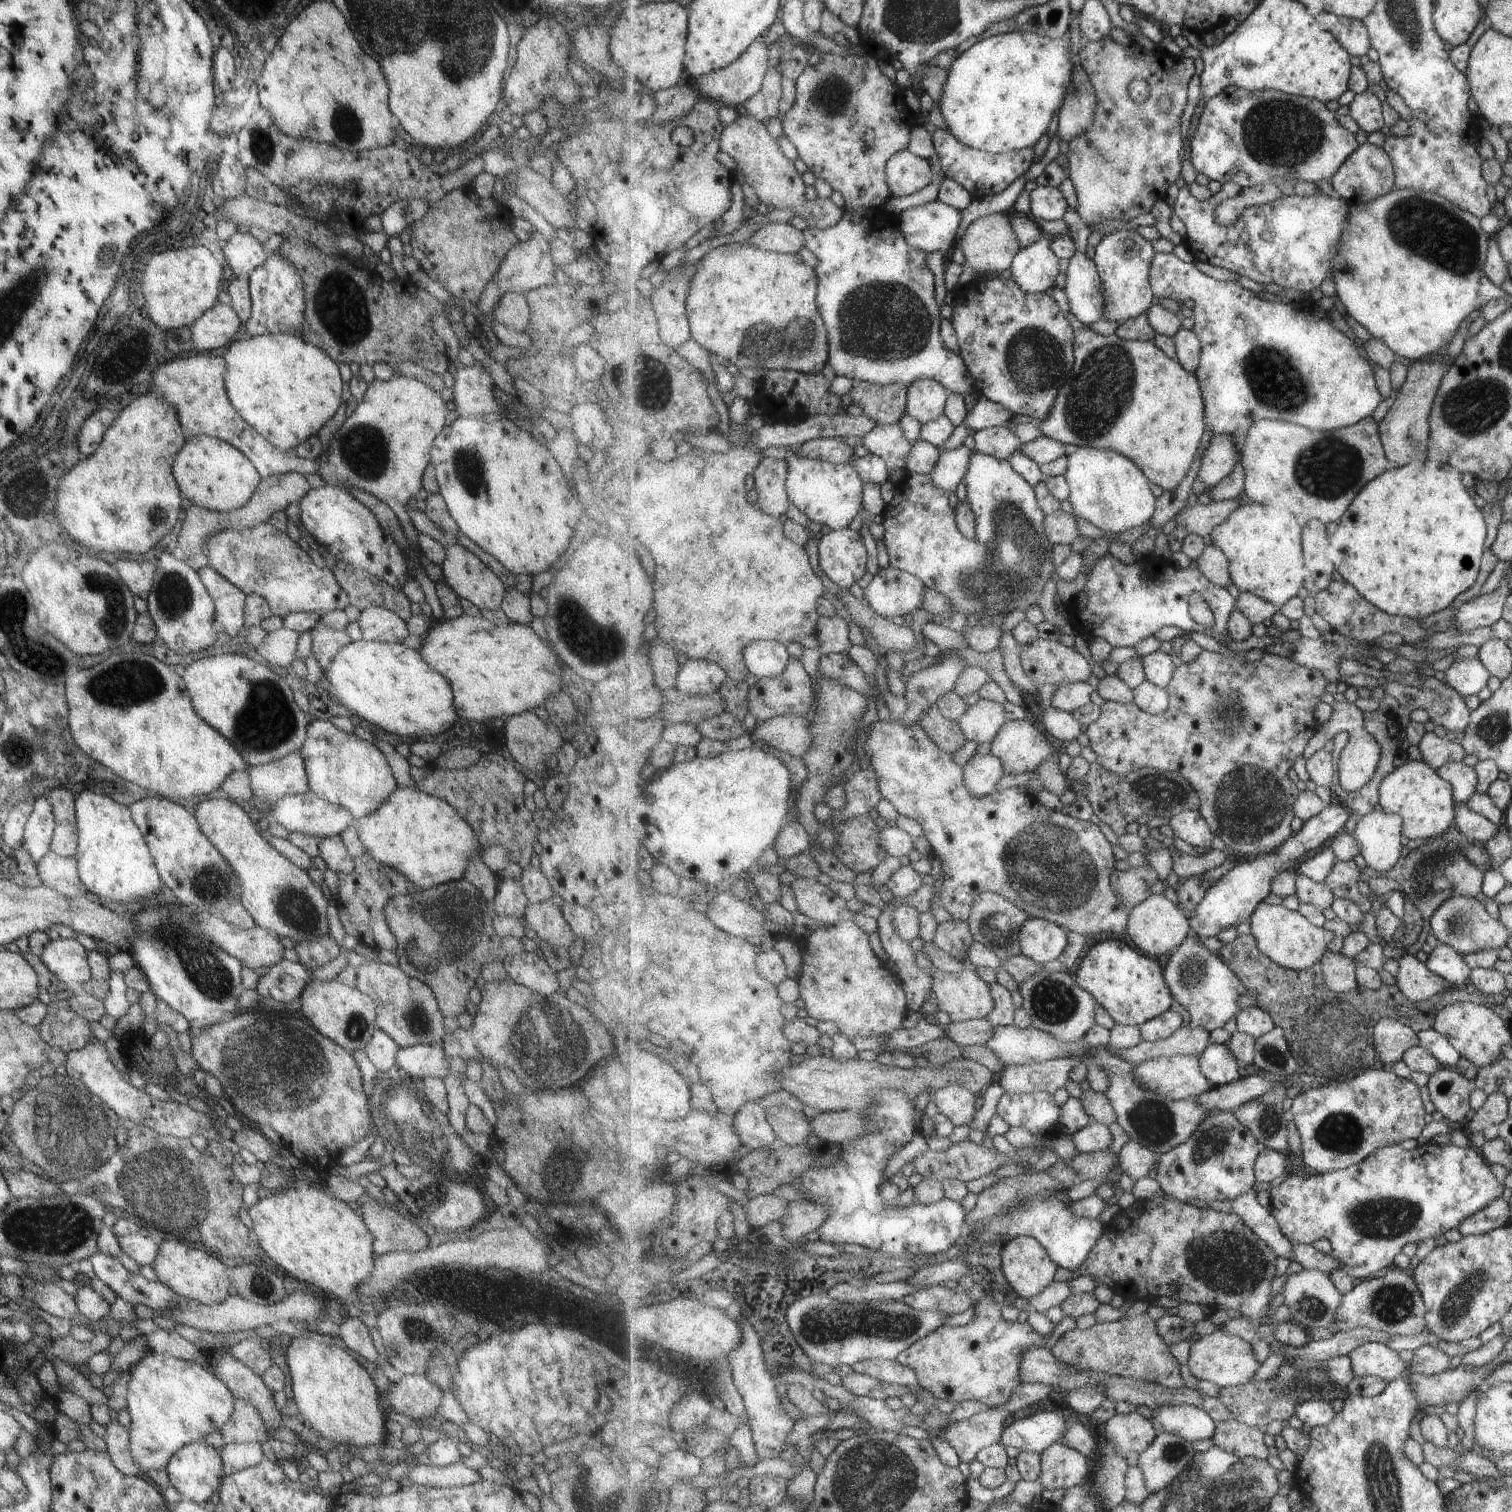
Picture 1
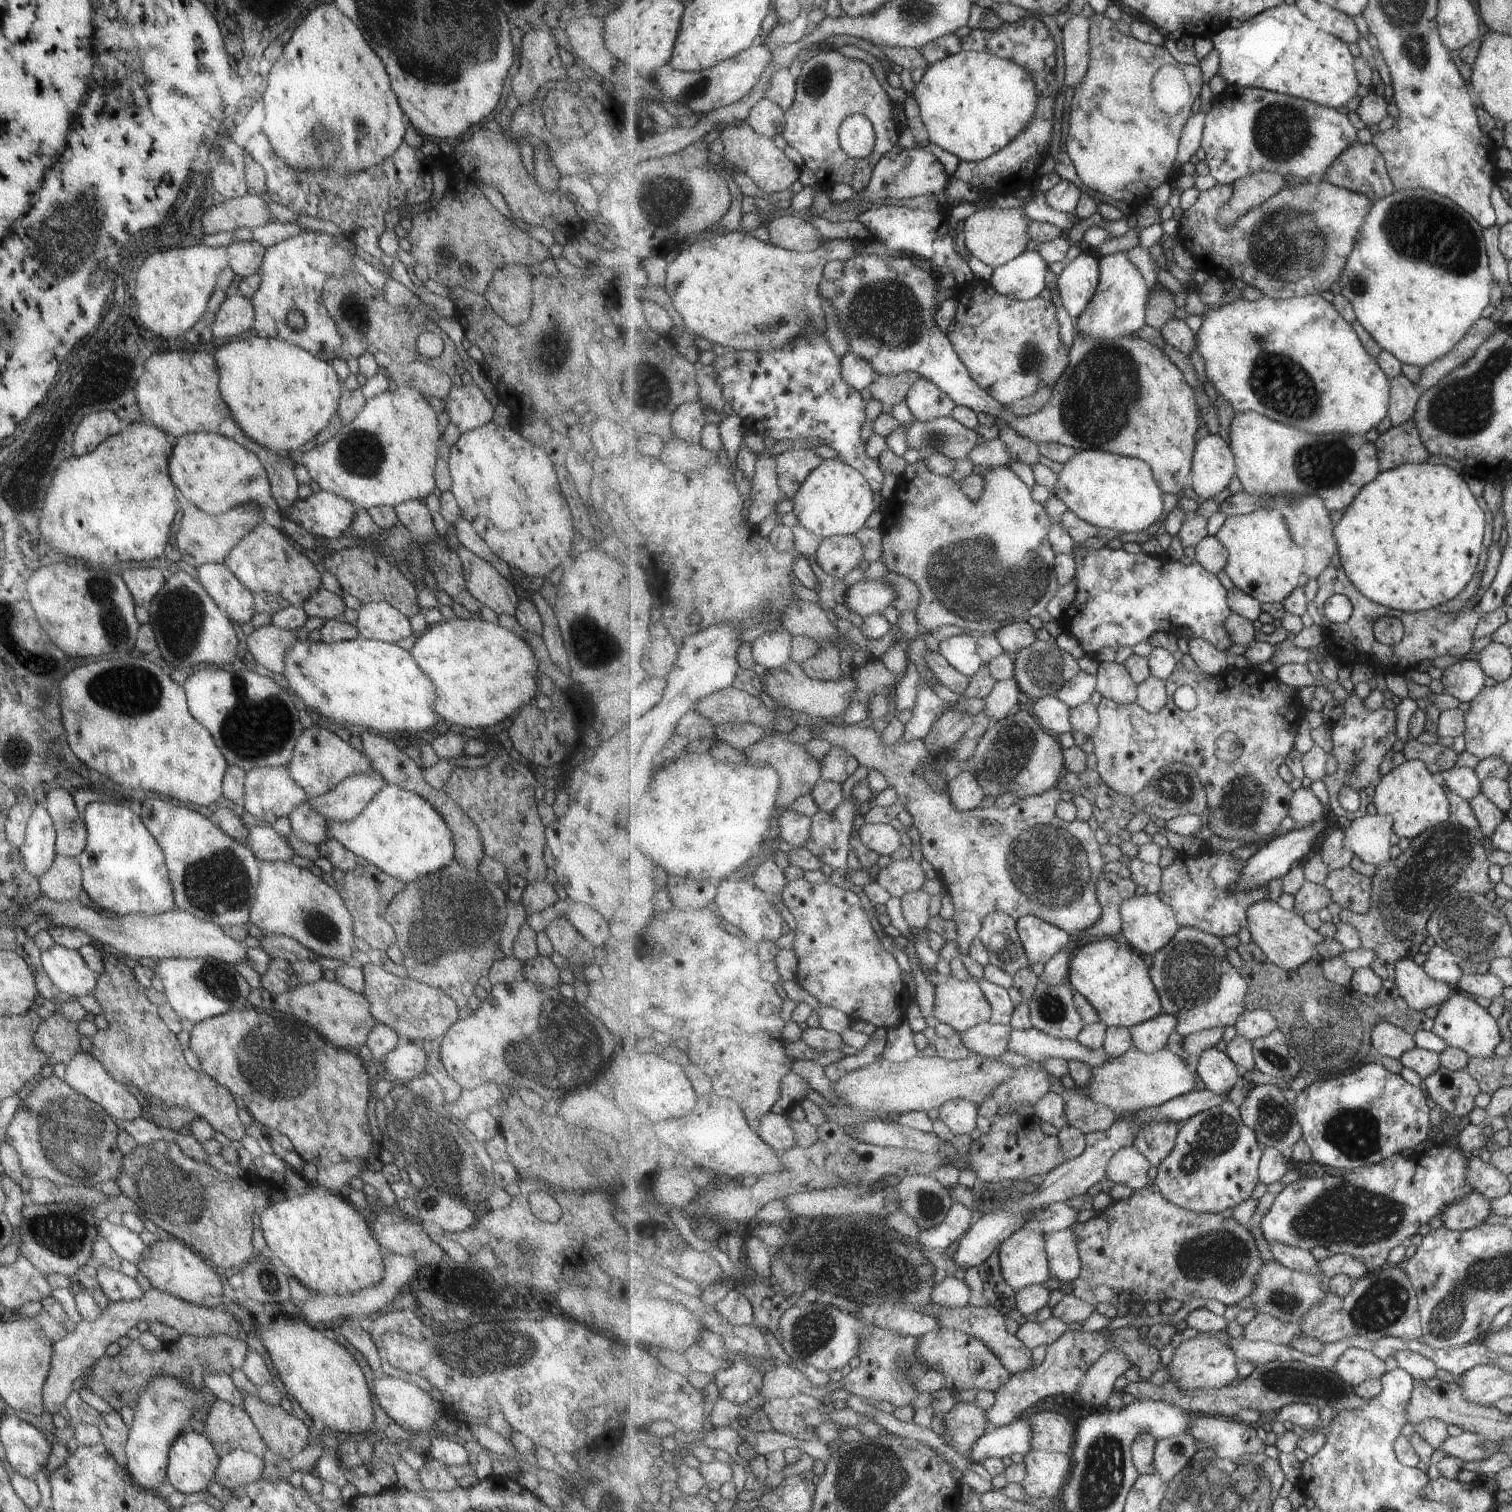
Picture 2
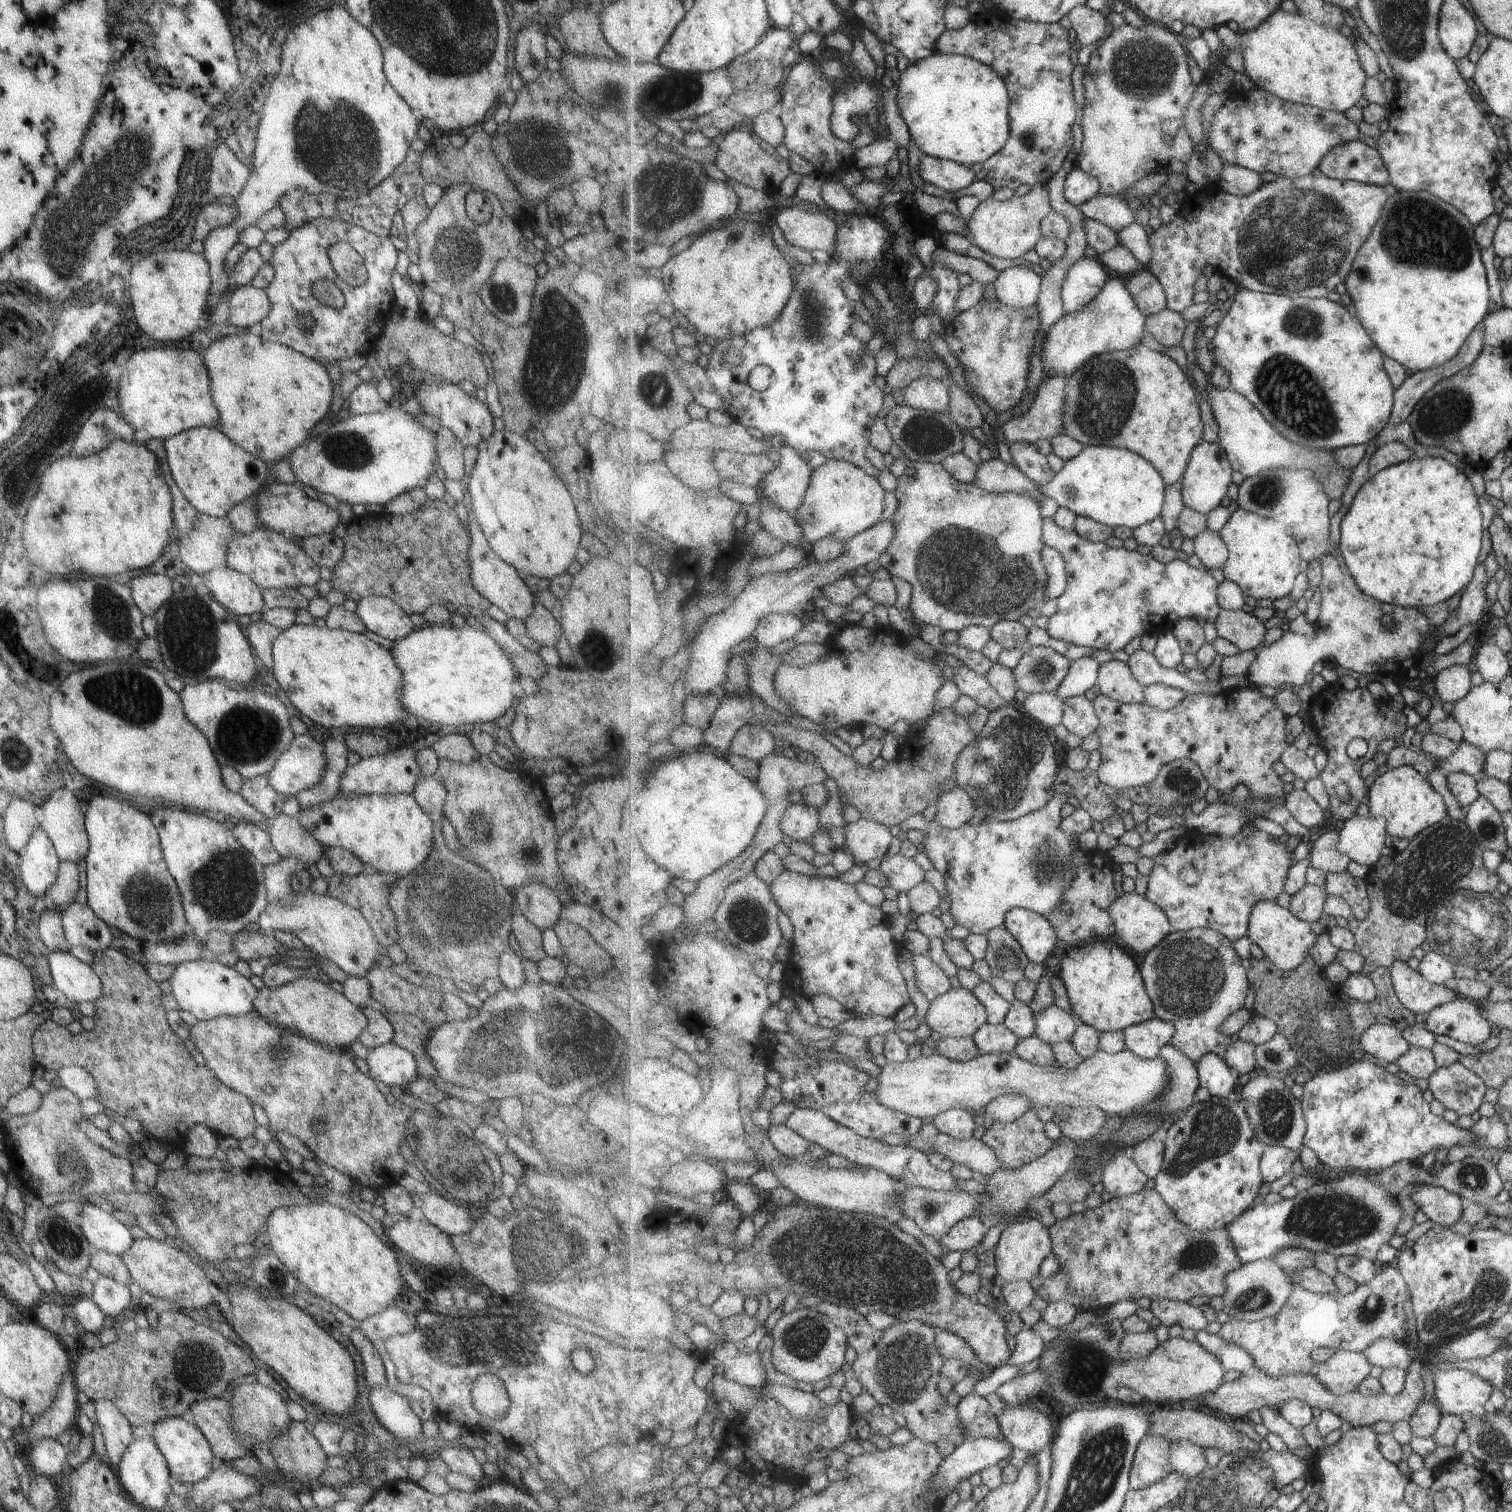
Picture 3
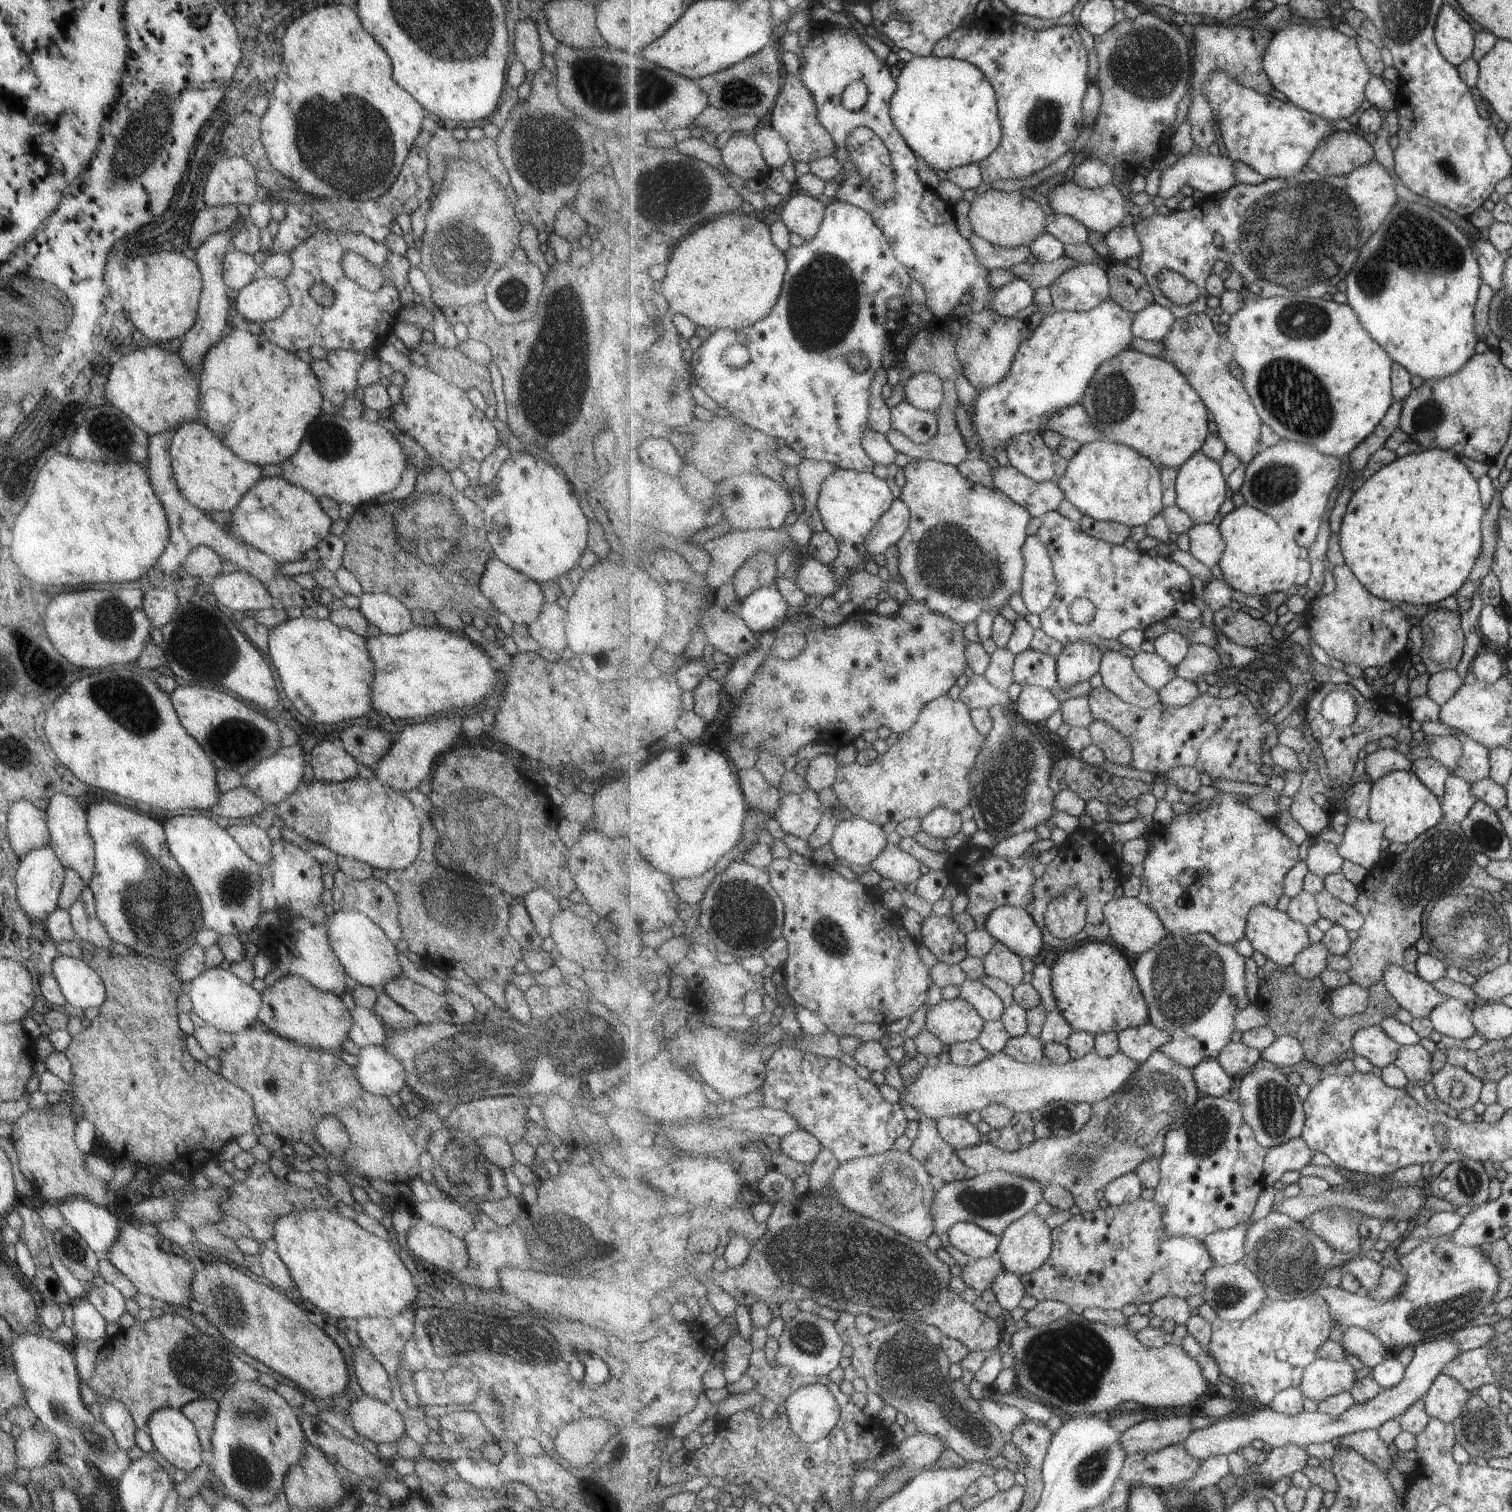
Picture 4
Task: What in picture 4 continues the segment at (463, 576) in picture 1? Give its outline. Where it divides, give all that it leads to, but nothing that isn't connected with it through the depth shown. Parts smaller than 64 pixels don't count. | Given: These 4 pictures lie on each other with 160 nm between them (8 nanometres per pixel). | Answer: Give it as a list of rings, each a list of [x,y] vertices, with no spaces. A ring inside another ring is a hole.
[[[493,555],[487,559],[477,586],[481,594],[496,608],[497,612],[505,614],[513,623],[528,625],[533,622],[544,603],[544,596],[538,583],[515,569],[509,568]]]

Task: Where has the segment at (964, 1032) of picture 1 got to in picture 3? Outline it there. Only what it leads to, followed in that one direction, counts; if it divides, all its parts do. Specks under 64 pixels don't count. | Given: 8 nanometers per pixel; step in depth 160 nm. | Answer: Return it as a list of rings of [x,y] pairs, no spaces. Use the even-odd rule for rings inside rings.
[[[1004,1022],[998,1025],[985,1023],[973,1036],[981,1055],[989,1053],[1014,1054],[1020,1038]]]

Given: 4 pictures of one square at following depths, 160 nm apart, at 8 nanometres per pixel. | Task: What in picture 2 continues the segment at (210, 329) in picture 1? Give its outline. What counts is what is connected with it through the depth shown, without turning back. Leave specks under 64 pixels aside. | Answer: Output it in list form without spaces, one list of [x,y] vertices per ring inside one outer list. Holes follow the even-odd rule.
[[[241,295],[226,297],[211,320],[211,338],[231,340],[244,334],[253,322],[253,306]]]

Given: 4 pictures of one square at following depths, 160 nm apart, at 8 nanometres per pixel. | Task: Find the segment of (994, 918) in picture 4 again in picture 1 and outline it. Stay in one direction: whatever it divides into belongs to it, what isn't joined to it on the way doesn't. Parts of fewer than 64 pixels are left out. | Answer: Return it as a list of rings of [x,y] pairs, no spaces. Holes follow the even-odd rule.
[[[1030,918],[1020,930],[1022,955],[1039,965],[1058,960],[1070,944],[1069,932],[1051,920]]]

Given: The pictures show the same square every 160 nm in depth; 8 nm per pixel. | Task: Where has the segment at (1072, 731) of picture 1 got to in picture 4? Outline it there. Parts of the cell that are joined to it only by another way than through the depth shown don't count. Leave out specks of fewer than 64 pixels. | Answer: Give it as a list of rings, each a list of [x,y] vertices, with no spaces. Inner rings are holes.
[[[1033,685],[1024,687],[1013,708],[1021,719],[1029,723],[1045,722],[1052,714],[1060,710],[1062,702],[1054,691]]]

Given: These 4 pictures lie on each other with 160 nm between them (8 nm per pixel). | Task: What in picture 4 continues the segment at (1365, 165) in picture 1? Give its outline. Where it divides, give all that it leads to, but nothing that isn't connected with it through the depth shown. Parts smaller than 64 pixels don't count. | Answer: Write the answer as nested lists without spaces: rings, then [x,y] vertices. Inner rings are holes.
[[[1335,131],[1314,150],[1309,168],[1321,176],[1343,176],[1376,160],[1373,145],[1353,131]]]

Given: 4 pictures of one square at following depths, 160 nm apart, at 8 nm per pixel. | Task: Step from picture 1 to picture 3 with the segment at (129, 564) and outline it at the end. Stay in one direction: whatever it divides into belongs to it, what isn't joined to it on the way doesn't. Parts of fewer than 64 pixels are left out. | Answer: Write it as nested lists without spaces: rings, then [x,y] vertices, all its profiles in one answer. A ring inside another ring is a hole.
[[[143,573],[127,582],[132,601],[144,617],[152,617],[170,599],[170,581],[159,573]]]

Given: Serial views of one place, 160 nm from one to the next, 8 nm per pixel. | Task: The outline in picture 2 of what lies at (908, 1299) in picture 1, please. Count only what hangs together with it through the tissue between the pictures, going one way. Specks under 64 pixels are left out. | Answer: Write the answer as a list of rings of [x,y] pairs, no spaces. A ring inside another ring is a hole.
[[[946,1277],[933,1288],[931,1302],[935,1306],[945,1306],[945,1308],[963,1308],[963,1306],[969,1305],[969,1300],[973,1294],[973,1290],[966,1281]]]

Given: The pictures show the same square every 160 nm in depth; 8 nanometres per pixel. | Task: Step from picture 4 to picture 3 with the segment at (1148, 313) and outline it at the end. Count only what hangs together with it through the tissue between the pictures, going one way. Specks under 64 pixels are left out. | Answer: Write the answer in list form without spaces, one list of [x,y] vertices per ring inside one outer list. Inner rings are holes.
[[[1167,308],[1148,316],[1145,330],[1163,346],[1180,346],[1185,338],[1187,321],[1180,312]]]

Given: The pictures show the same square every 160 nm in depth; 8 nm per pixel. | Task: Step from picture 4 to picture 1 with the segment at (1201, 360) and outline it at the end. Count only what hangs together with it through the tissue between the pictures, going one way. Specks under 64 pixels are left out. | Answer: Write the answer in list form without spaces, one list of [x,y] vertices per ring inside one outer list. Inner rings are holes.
[[[1372,414],[1354,426],[1327,432],[1313,432],[1309,428],[1281,420],[1261,420],[1259,424],[1251,426],[1242,446],[1241,464],[1246,474],[1244,494],[1253,503],[1279,511],[1290,511],[1301,526],[1311,520],[1321,520],[1325,525],[1339,522],[1359,492],[1375,478],[1391,470],[1380,432],[1380,422],[1375,422]]]

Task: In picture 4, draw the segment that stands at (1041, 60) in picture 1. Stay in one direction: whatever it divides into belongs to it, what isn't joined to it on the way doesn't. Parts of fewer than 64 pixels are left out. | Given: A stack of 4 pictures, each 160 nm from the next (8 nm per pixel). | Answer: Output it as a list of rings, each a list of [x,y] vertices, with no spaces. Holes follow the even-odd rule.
[[[934,54],[913,56],[897,77],[898,92],[890,106],[895,126],[917,156],[933,169],[947,172],[955,167],[980,163],[991,156],[1002,144],[1002,120],[1000,119],[998,93],[982,69],[970,62]]]

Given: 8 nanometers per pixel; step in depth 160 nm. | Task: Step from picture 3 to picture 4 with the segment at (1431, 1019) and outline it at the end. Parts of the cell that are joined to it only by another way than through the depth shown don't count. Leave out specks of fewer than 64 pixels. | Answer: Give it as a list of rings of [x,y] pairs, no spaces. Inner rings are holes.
[[[1449,999],[1428,1016],[1433,1029],[1449,1039],[1467,1040],[1478,1030],[1473,1024],[1474,1010],[1461,999]]]

